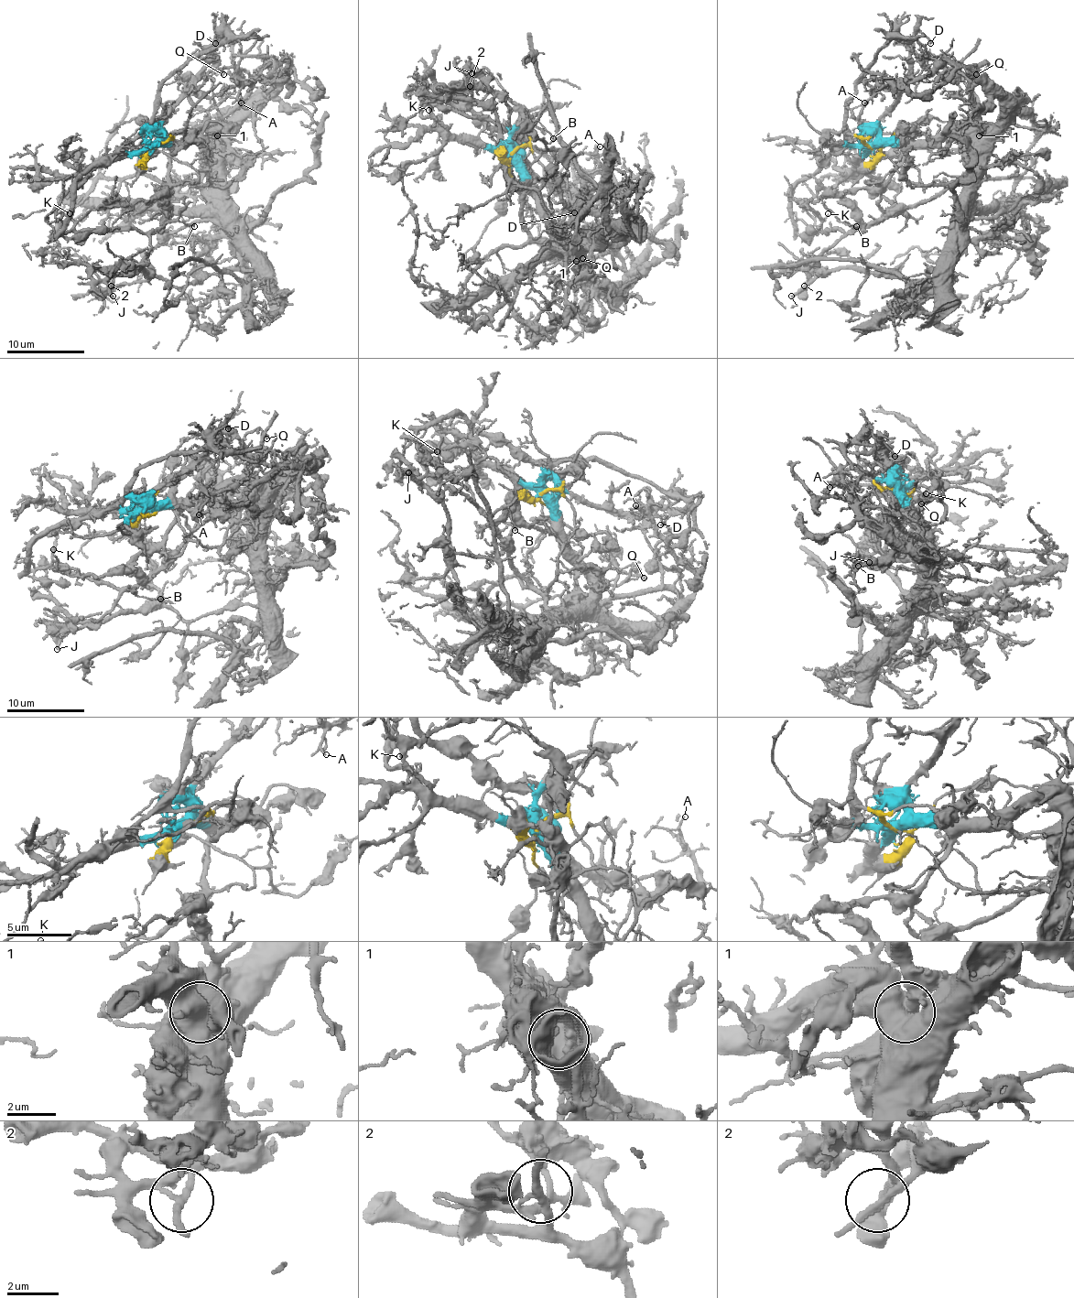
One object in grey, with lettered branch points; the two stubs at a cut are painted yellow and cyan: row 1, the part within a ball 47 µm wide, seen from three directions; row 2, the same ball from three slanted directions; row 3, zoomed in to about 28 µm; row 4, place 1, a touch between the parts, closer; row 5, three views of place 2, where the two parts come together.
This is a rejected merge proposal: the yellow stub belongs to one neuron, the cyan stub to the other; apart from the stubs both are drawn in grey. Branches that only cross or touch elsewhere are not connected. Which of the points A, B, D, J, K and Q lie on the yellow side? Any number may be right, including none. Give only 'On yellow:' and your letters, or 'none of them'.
On yellow: B, J, K

